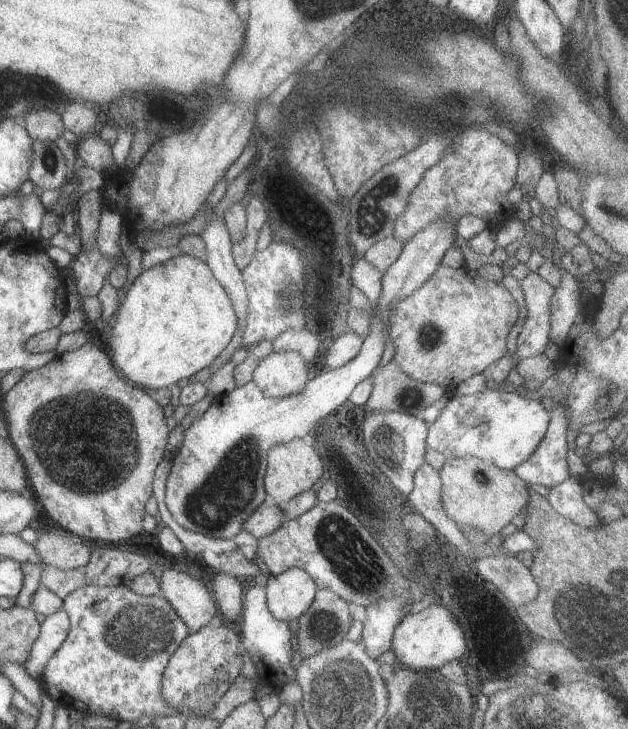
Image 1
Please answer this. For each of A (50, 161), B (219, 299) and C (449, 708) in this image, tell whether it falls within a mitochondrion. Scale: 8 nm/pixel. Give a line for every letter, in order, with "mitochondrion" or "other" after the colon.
A: mitochondrion
B: other
C: mitochondrion

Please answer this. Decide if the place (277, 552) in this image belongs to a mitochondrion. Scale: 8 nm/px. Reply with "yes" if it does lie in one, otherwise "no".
no

